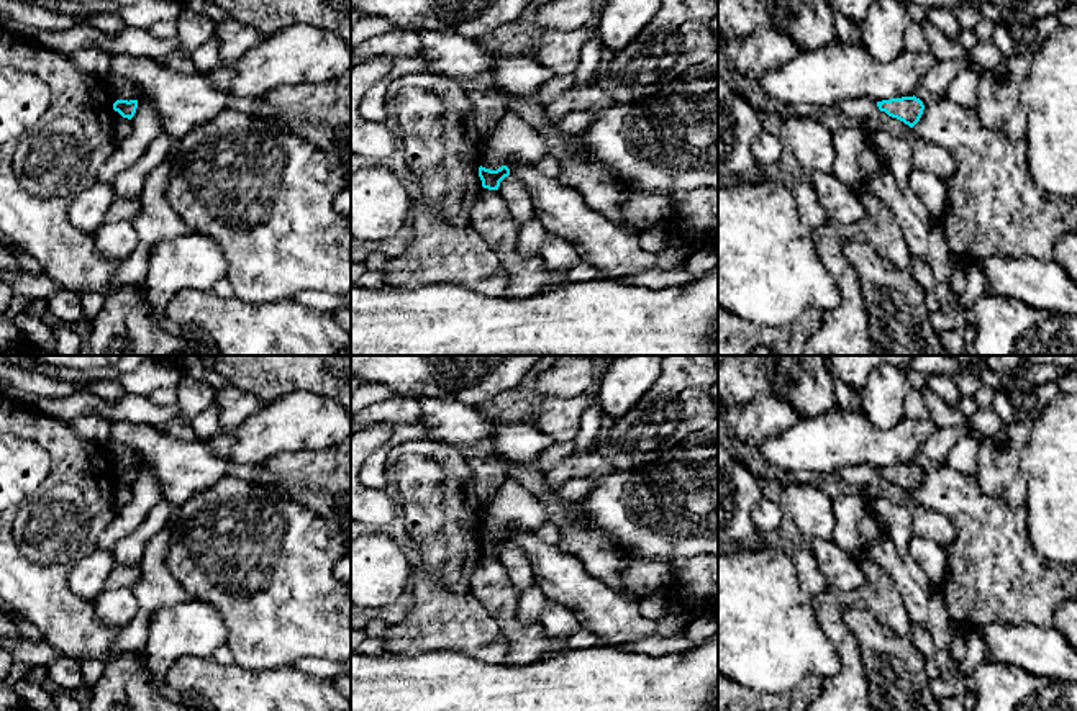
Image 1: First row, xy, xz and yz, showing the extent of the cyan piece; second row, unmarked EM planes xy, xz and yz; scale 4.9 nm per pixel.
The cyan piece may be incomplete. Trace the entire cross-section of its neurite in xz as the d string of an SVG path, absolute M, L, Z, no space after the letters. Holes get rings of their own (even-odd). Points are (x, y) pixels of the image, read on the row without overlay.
M502 532L497 537L490 537L485 534L479 534L479 544L482 547L482 554L489 557L498 557L500 549L510 542L510 536L507 532Z

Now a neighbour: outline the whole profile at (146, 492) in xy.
M141 464L131 485L131 498L126 506L116 509L107 531L98 539L100 550L111 550L115 544L130 536L162 500L162 490L154 472Z

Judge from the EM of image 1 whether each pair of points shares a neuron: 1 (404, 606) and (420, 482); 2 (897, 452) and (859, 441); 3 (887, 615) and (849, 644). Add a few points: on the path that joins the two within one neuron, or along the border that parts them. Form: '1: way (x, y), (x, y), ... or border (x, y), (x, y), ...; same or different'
1: border (412, 584), (412, 610), (400, 621); different
2: way (887, 448), (869, 446); same
3: way (864, 600), (841, 600), (836, 605), (836, 621); same

